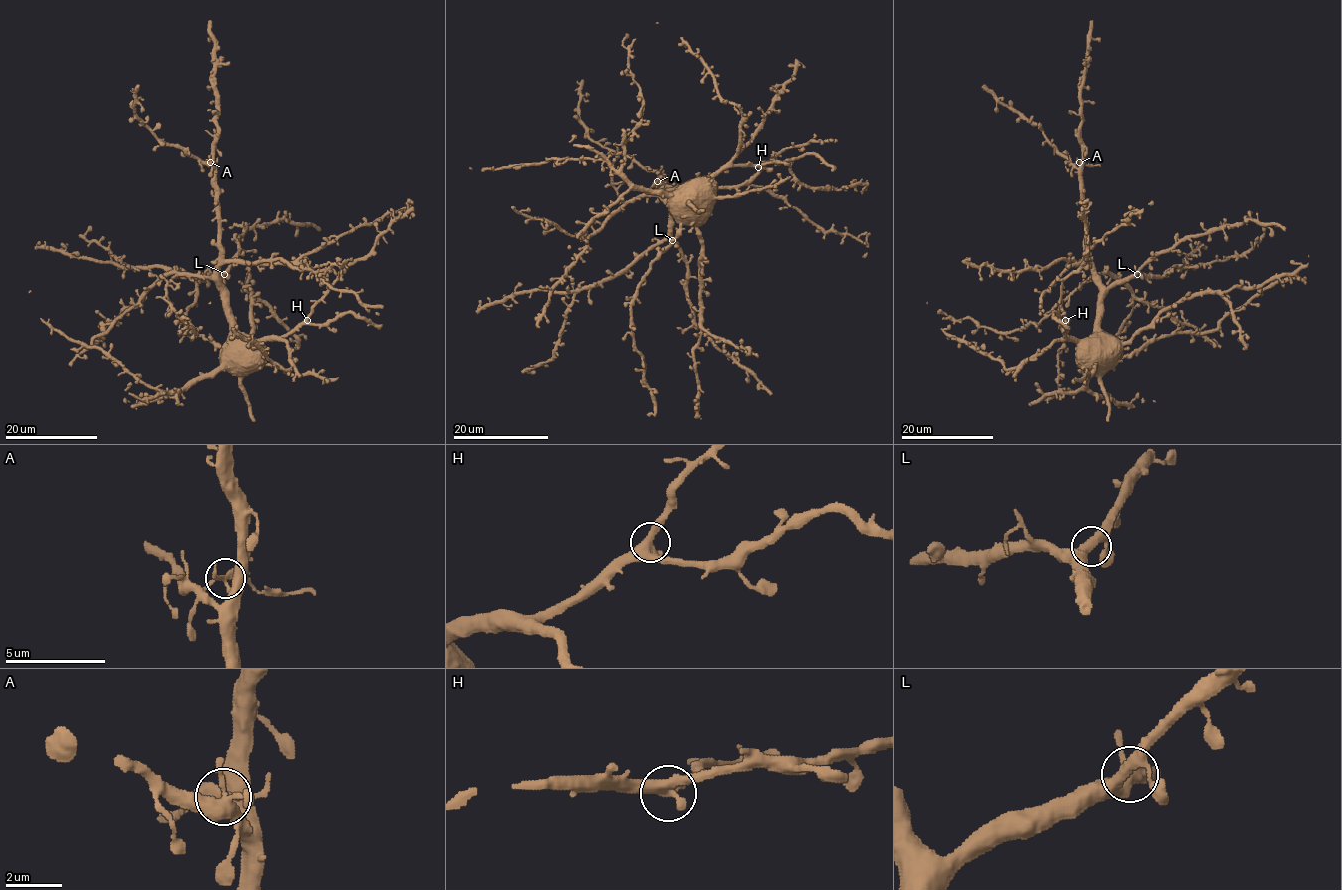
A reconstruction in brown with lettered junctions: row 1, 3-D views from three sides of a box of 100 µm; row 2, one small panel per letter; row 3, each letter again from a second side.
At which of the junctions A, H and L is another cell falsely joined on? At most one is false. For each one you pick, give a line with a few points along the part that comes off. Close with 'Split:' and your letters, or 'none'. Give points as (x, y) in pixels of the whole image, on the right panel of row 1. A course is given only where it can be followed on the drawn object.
A: Course of the part to remove: (1079, 162), (1100, 166)
Split: A

